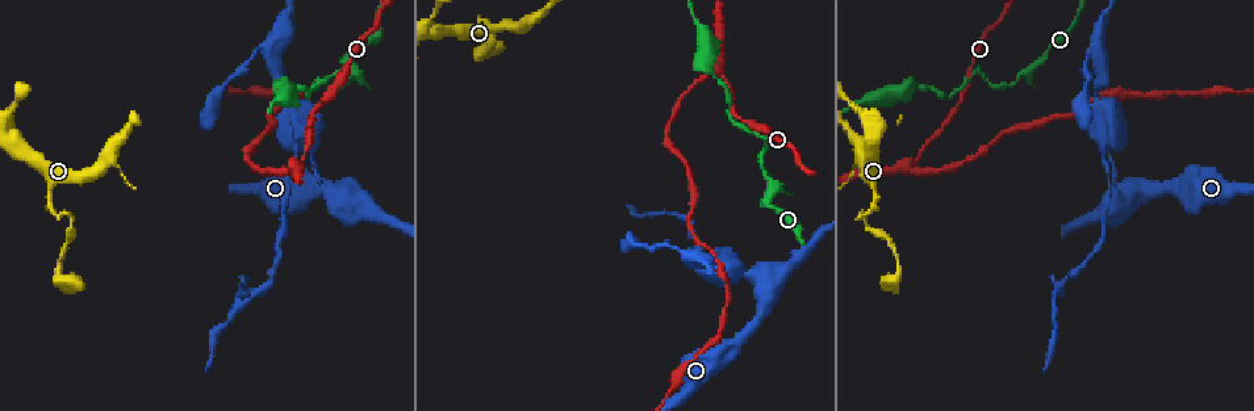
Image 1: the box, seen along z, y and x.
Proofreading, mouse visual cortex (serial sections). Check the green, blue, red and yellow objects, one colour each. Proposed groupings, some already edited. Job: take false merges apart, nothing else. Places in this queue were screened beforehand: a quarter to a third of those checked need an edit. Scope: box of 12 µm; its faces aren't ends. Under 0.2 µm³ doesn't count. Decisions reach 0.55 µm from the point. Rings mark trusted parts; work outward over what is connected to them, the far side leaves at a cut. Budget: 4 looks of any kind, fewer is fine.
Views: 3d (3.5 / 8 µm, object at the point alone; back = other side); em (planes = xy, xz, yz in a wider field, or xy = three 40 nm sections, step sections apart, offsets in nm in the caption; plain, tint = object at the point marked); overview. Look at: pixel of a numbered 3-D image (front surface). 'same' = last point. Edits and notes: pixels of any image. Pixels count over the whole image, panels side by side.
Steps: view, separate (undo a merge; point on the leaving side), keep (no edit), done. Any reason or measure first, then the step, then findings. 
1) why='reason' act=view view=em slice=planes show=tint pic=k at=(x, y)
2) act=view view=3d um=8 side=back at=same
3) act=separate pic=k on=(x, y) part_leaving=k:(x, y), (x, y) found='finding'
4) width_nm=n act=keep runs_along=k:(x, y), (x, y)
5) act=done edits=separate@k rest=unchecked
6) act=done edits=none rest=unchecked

act=view view=3d um=3.5 pic=1 at=(314, 142)

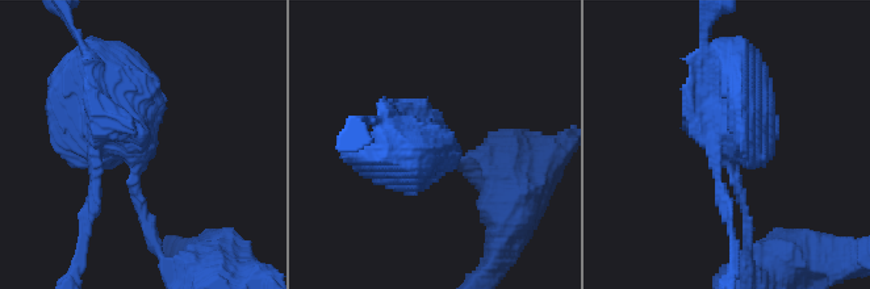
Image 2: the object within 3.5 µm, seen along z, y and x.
why='now the EM' act=view view=em slice=planes show=tint pic=2 at=(134, 146)

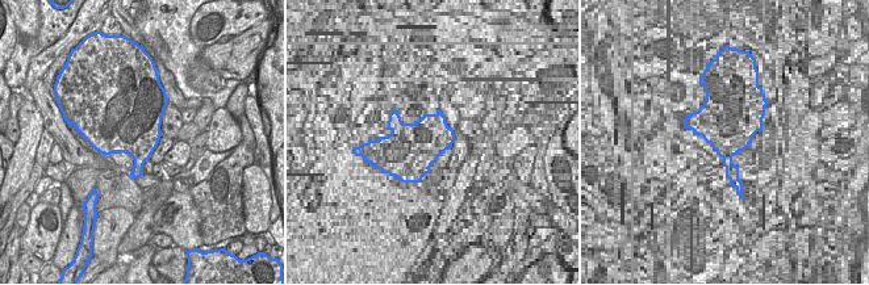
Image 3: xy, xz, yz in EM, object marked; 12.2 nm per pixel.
act=separate pic=2 on=(363, 129) found='two cells meet here'

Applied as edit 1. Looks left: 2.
act=view view=3d um=8 pic=1 at=(766, 203)

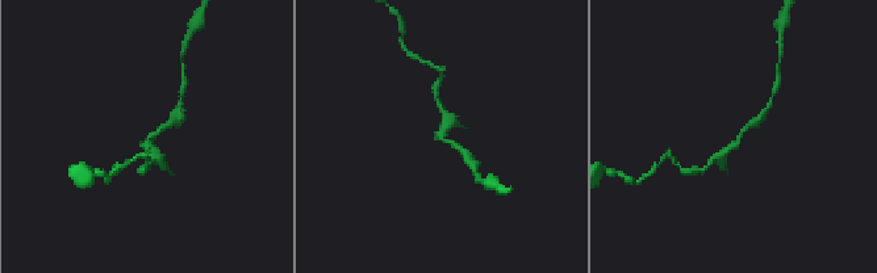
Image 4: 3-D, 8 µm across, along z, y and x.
why='now the EM' act=view view=em slice=xy step=2 show=tint pic=4 at=(733, 146)

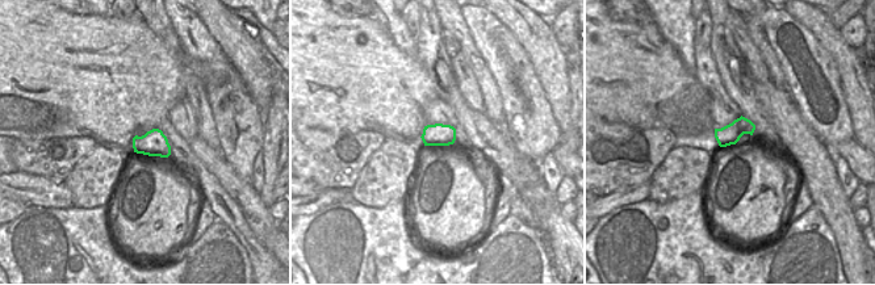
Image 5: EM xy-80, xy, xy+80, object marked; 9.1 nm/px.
act=keep runs_along=4:(754, 122), (735, 145), (709, 163) found='one cell here'

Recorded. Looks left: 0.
act=done edits=separate@2 rest=unchecked

